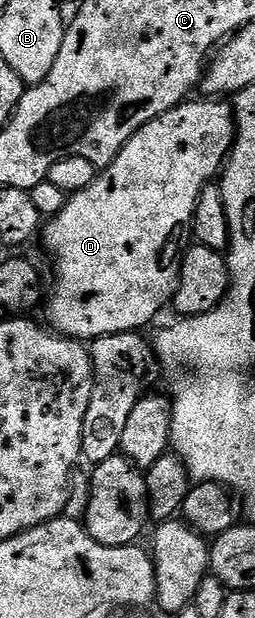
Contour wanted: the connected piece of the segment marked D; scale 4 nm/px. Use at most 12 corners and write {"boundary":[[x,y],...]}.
{"boundary":[[223,100],[145,124],[42,227],[54,333],[172,305]]}

